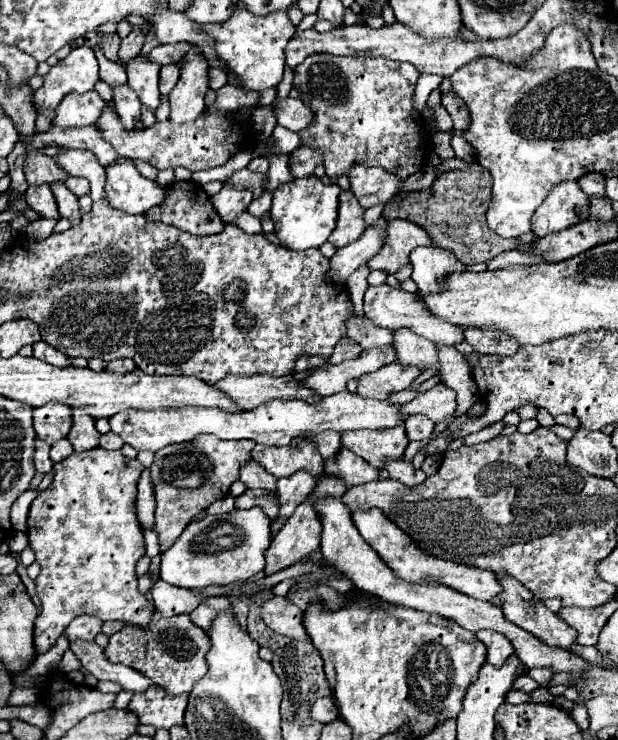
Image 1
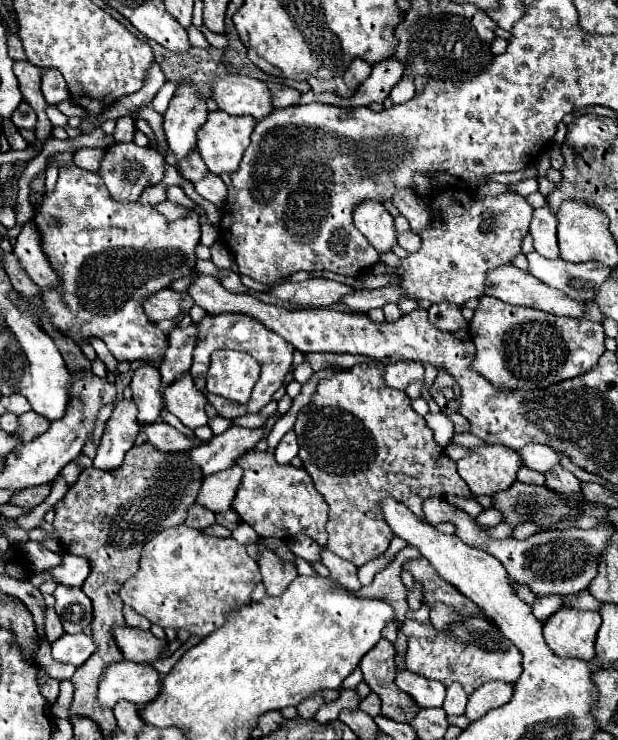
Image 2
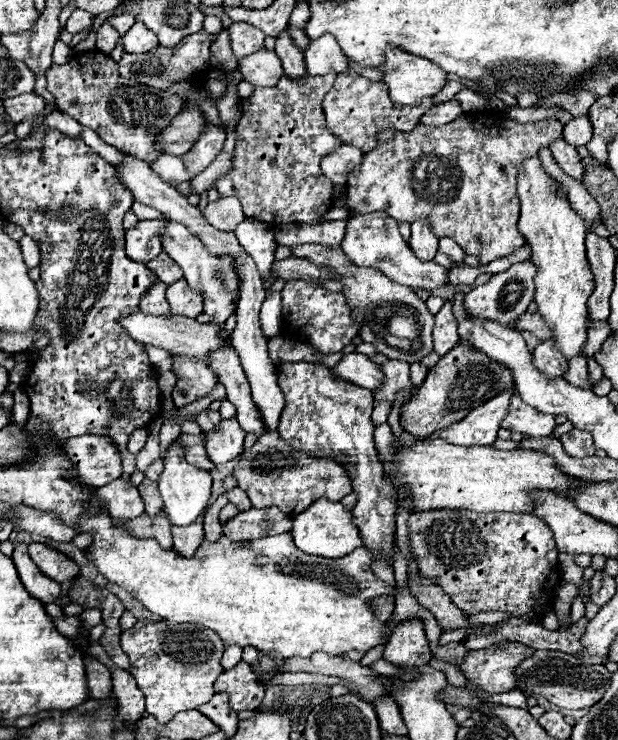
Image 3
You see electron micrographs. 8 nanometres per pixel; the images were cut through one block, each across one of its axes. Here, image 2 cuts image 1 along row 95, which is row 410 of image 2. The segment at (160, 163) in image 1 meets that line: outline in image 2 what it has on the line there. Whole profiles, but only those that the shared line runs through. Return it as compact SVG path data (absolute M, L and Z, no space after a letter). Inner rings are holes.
M218 314L218 316L206 316L200 324L200 332L198 332L198 346L194 348L194 360L192 360L192 368L190 368L190 376L194 376L196 380L196 386L200 390L204 390L202 386L206 386L206 372L208 372L208 364L210 364L210 354L218 348L230 348L230 350L242 350L242 352L248 352L250 356L258 358L260 366L262 366L262 374L260 374L260 380L256 382L254 390L252 390L252 398L246 406L242 404L236 404L236 402L230 402L226 398L220 398L220 396L212 396L208 394L208 400L210 404L216 408L216 412L224 418L236 418L236 416L242 416L242 414L250 414L250 412L258 412L260 408L264 408L270 400L272 400L272 394L284 384L284 376L292 364L292 352L294 352L294 346L290 346L290 342L286 342L284 338L280 338L278 334L274 334L272 330L268 330L266 326L262 326L258 320L250 318L250 316L244 316L244 314Z

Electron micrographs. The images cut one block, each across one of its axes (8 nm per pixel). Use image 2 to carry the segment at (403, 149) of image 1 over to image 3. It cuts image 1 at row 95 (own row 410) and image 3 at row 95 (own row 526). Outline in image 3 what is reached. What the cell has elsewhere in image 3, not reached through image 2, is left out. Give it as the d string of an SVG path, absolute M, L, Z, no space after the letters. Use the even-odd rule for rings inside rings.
M348 70L346 74L338 74L334 88L326 94L322 110L328 122L328 128L332 130L334 136L338 136L342 140L342 144L350 144L360 148L362 152L370 152L376 148L376 134L386 130L386 128L394 128L400 132L412 130L422 114L426 110L432 108L432 98L422 100L420 106L398 106L390 100L388 94L388 86L382 82L370 82L364 76L358 76L354 70Z

